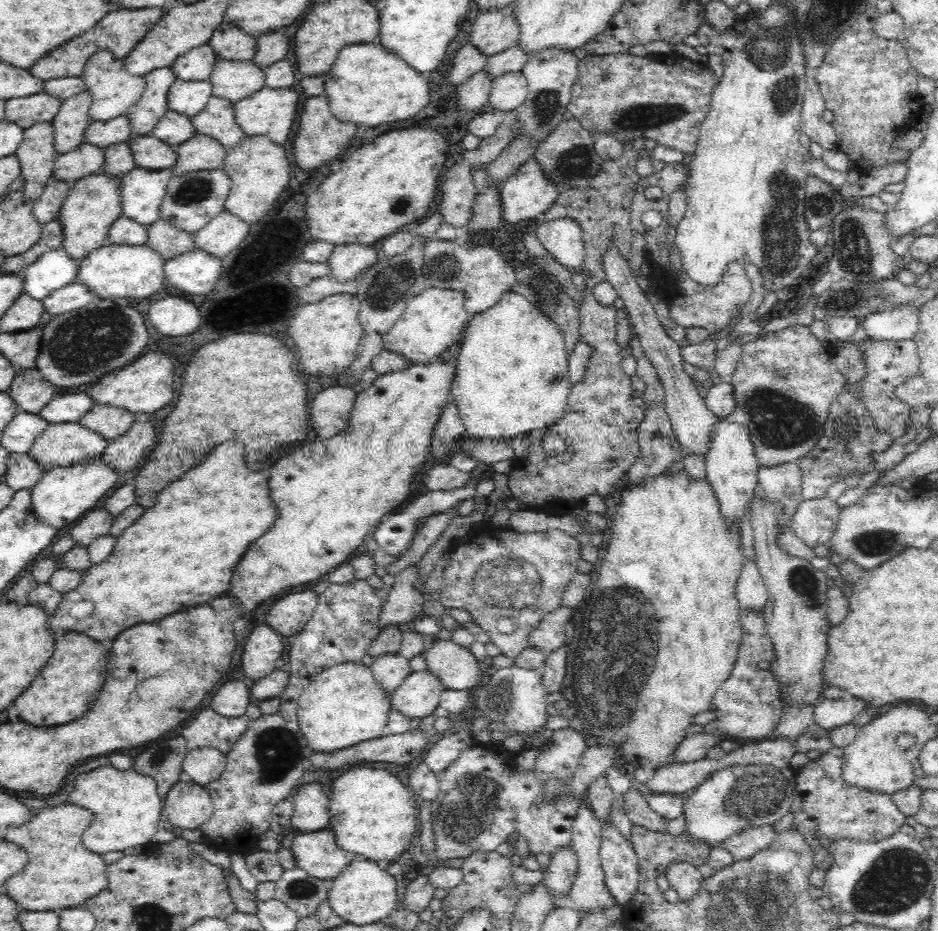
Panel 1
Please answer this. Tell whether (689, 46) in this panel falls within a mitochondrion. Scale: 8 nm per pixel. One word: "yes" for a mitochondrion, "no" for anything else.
no

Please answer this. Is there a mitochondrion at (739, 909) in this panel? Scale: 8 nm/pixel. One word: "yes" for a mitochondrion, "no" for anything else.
yes

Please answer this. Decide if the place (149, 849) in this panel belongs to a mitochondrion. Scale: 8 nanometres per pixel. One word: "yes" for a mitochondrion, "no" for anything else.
no

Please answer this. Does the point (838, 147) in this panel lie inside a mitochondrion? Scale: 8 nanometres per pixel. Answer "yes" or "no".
no

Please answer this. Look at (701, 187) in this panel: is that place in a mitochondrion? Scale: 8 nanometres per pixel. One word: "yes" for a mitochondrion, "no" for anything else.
no

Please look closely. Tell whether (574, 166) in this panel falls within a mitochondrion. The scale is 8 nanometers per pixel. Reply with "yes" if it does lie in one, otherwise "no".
yes

